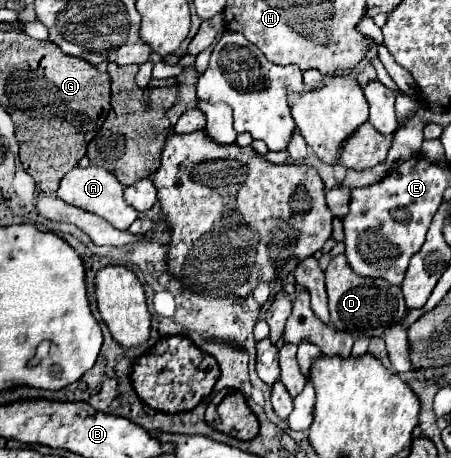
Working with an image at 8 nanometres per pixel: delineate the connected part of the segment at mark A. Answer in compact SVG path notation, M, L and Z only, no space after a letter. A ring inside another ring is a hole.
M89 164L87 168L75 166L73 170L69 170L63 176L63 180L59 184L59 190L55 194L57 194L57 198L61 198L63 202L67 202L71 206L83 208L87 212L93 212L93 214L105 218L111 226L115 226L119 230L127 230L137 220L137 210L131 208L123 200L123 184L111 172L107 172L105 168L97 168L93 164Z

